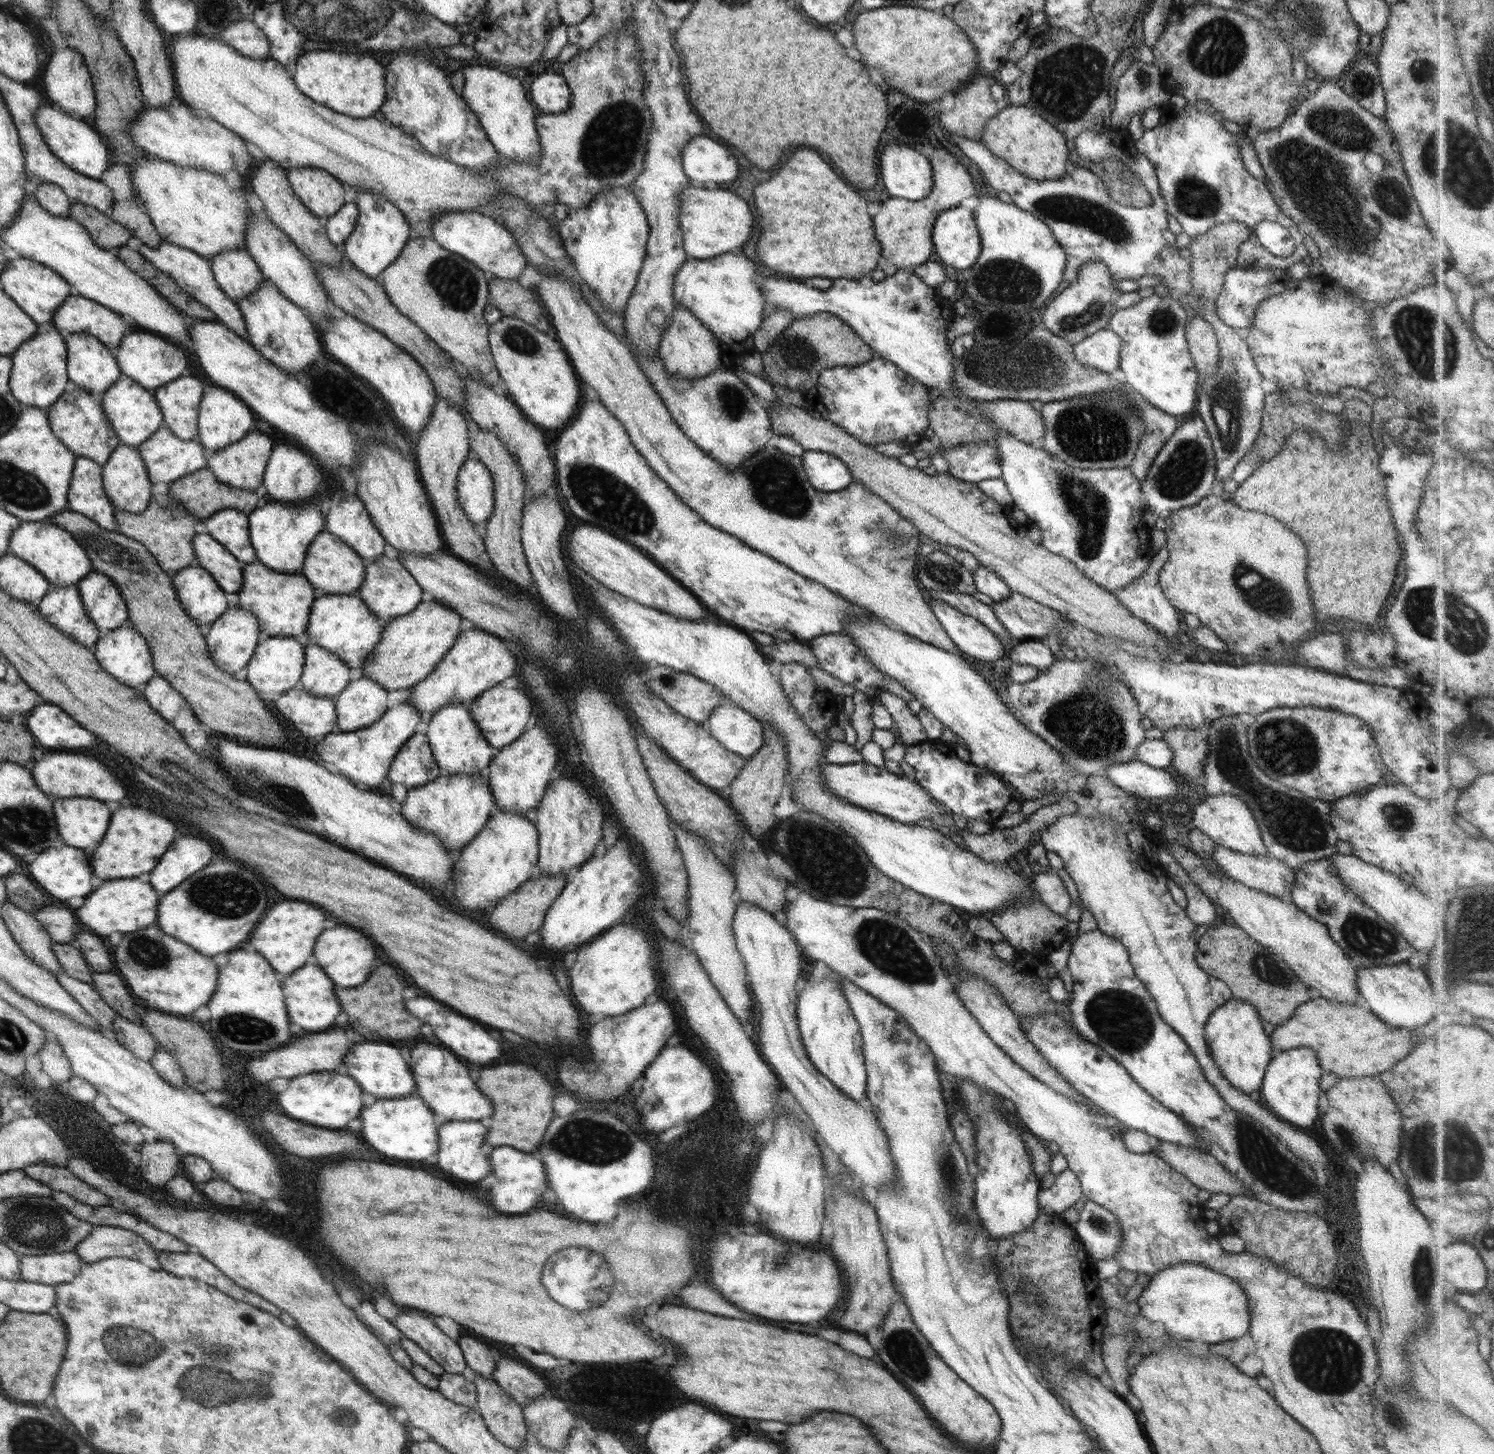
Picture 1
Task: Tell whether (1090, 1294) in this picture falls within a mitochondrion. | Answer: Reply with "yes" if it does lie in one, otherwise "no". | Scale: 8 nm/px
yes

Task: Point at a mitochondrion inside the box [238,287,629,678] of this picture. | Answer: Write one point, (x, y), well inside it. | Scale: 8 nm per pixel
(516, 337)

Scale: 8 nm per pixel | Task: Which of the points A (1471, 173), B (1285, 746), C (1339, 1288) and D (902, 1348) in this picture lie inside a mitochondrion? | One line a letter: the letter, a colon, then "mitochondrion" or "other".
A: mitochondrion
B: mitochondrion
C: other
D: mitochondrion

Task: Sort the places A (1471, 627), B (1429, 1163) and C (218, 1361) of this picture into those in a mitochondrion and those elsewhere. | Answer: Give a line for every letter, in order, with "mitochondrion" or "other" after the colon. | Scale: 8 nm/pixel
A: mitochondrion
B: mitochondrion
C: mitochondrion

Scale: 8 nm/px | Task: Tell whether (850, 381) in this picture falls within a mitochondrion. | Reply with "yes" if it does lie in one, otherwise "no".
no

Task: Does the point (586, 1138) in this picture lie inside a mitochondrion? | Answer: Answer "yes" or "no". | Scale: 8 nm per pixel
yes

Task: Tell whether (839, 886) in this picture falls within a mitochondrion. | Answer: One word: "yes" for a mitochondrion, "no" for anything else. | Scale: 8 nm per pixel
yes

